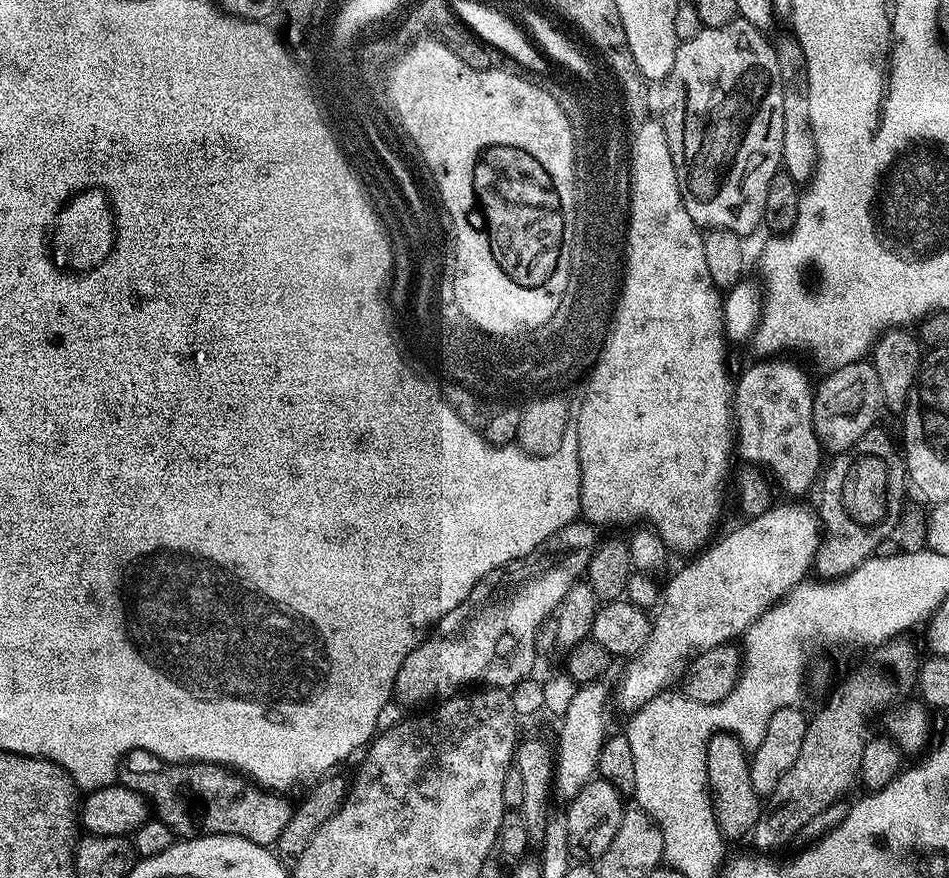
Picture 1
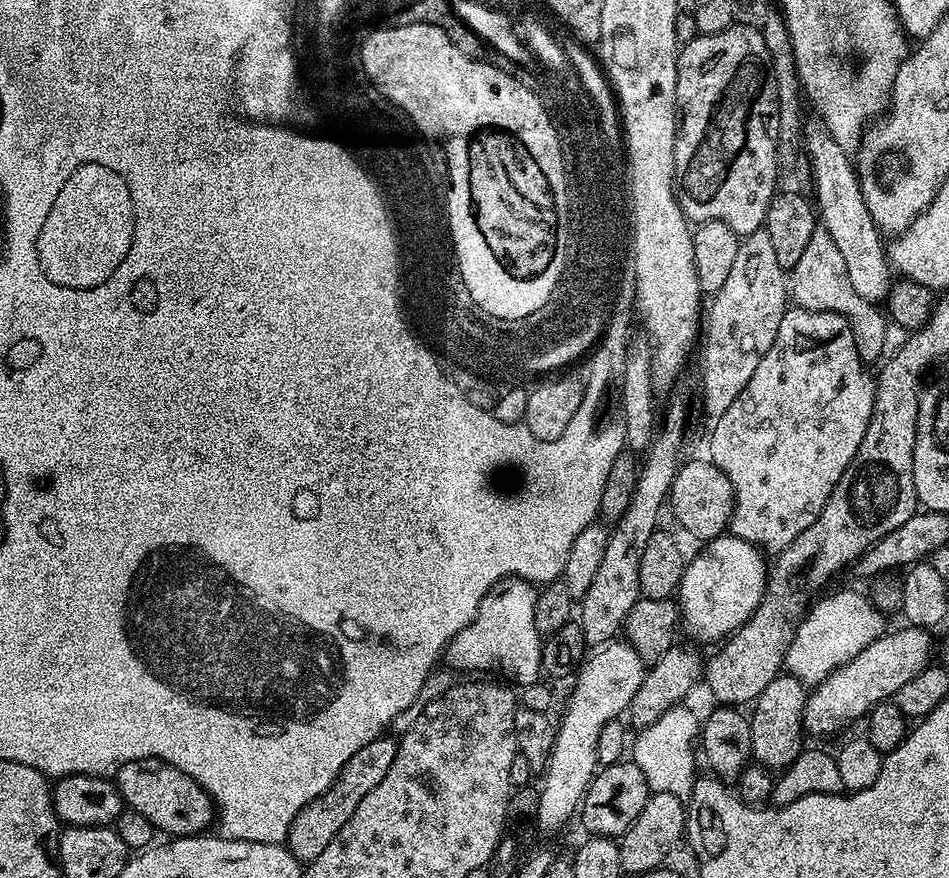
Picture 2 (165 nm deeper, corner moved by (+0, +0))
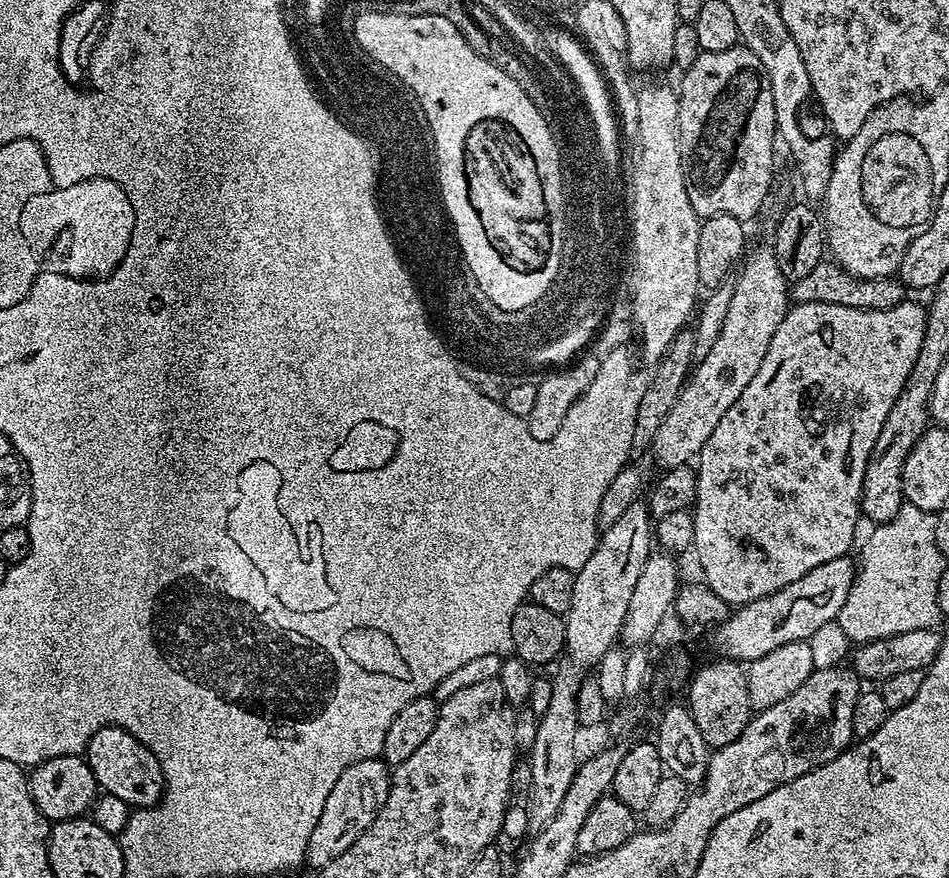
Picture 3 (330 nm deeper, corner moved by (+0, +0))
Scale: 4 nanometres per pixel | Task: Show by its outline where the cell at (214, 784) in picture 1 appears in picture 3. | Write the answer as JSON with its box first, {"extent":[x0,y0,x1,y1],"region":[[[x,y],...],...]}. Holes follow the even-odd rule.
{"extent":[86,724,164,809],"region":[[[115,724],[99,728],[90,738],[86,749],[86,759],[94,774],[97,785],[104,792],[122,798],[129,809],[153,808],[164,794],[164,776],[160,773],[158,758],[134,734],[117,728]]]}

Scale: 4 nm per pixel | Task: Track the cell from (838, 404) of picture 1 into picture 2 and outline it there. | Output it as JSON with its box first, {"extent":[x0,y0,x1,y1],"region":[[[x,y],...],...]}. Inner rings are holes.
{"extent":[790,224,890,364],"region":[[[818,224],[806,246],[805,253],[795,263],[790,272],[790,298],[802,309],[819,312],[836,312],[842,314],[850,322],[854,333],[854,344],[858,354],[866,364],[877,362],[885,355],[884,348],[890,329],[885,313],[875,304],[859,297],[851,285],[850,274],[847,273],[846,262],[839,253],[834,238],[824,225]]]}

